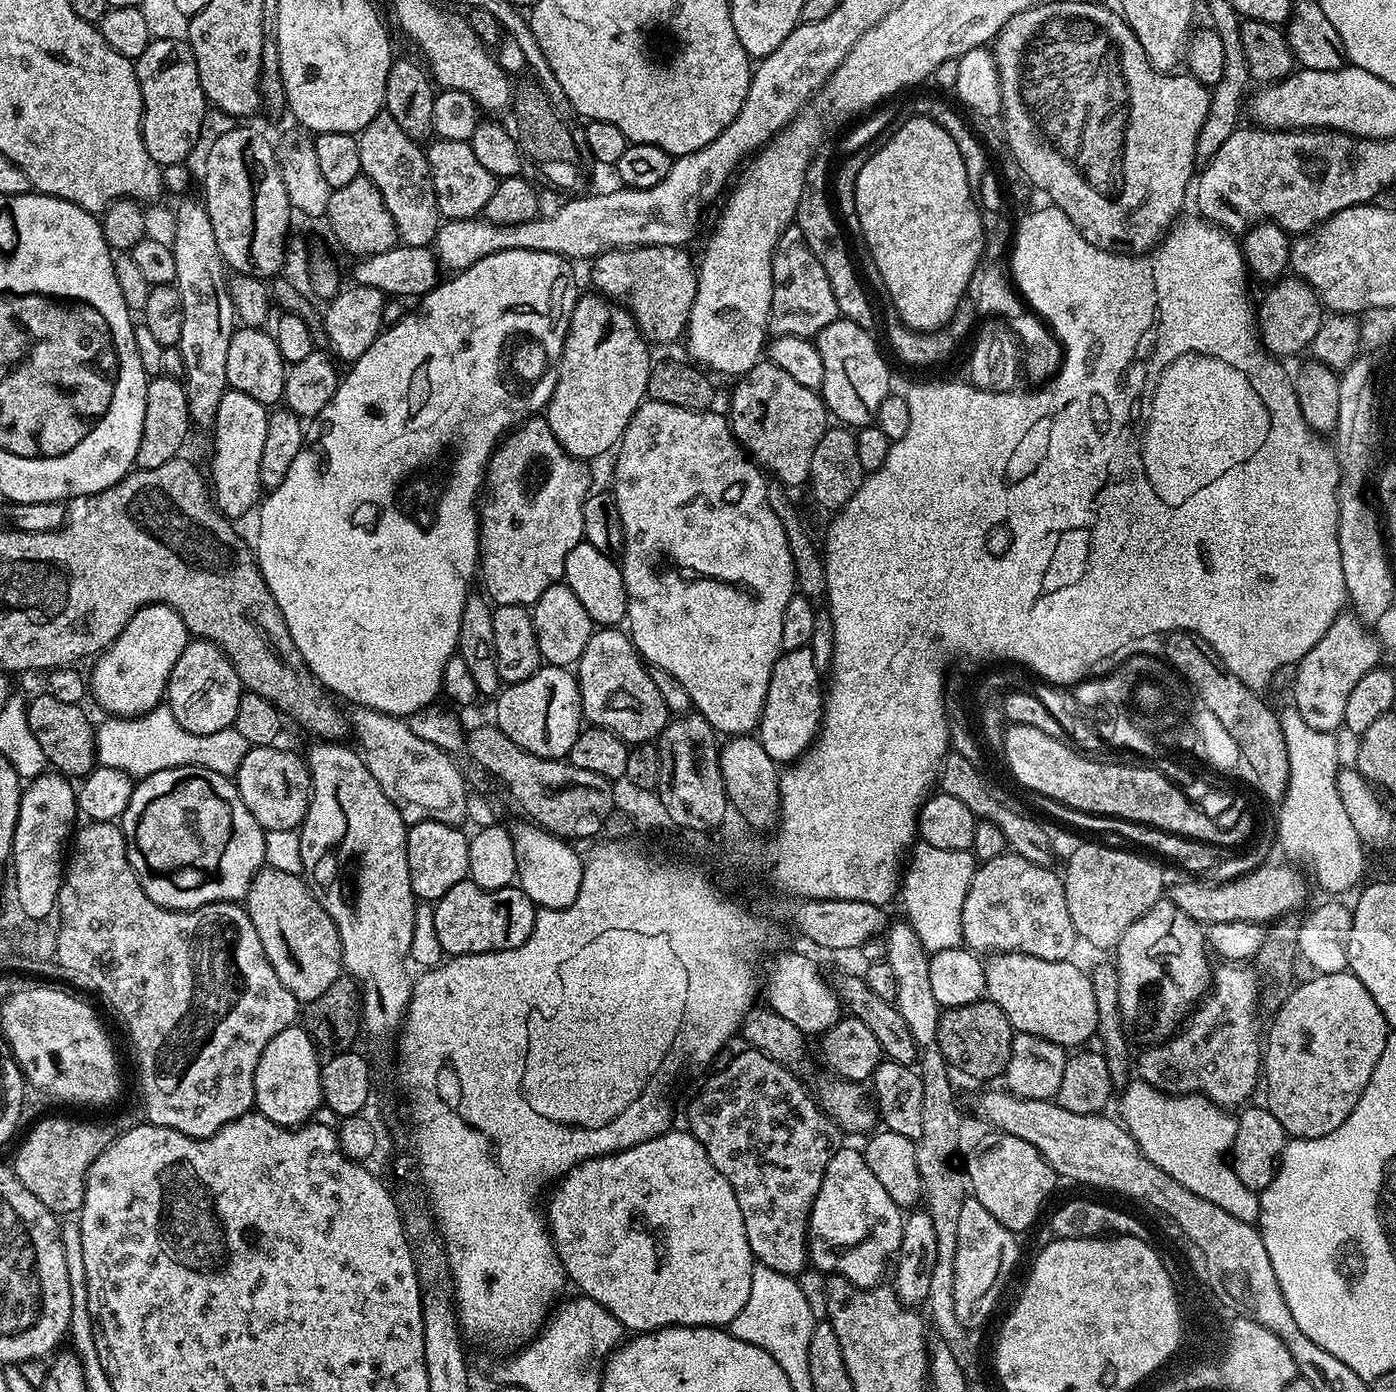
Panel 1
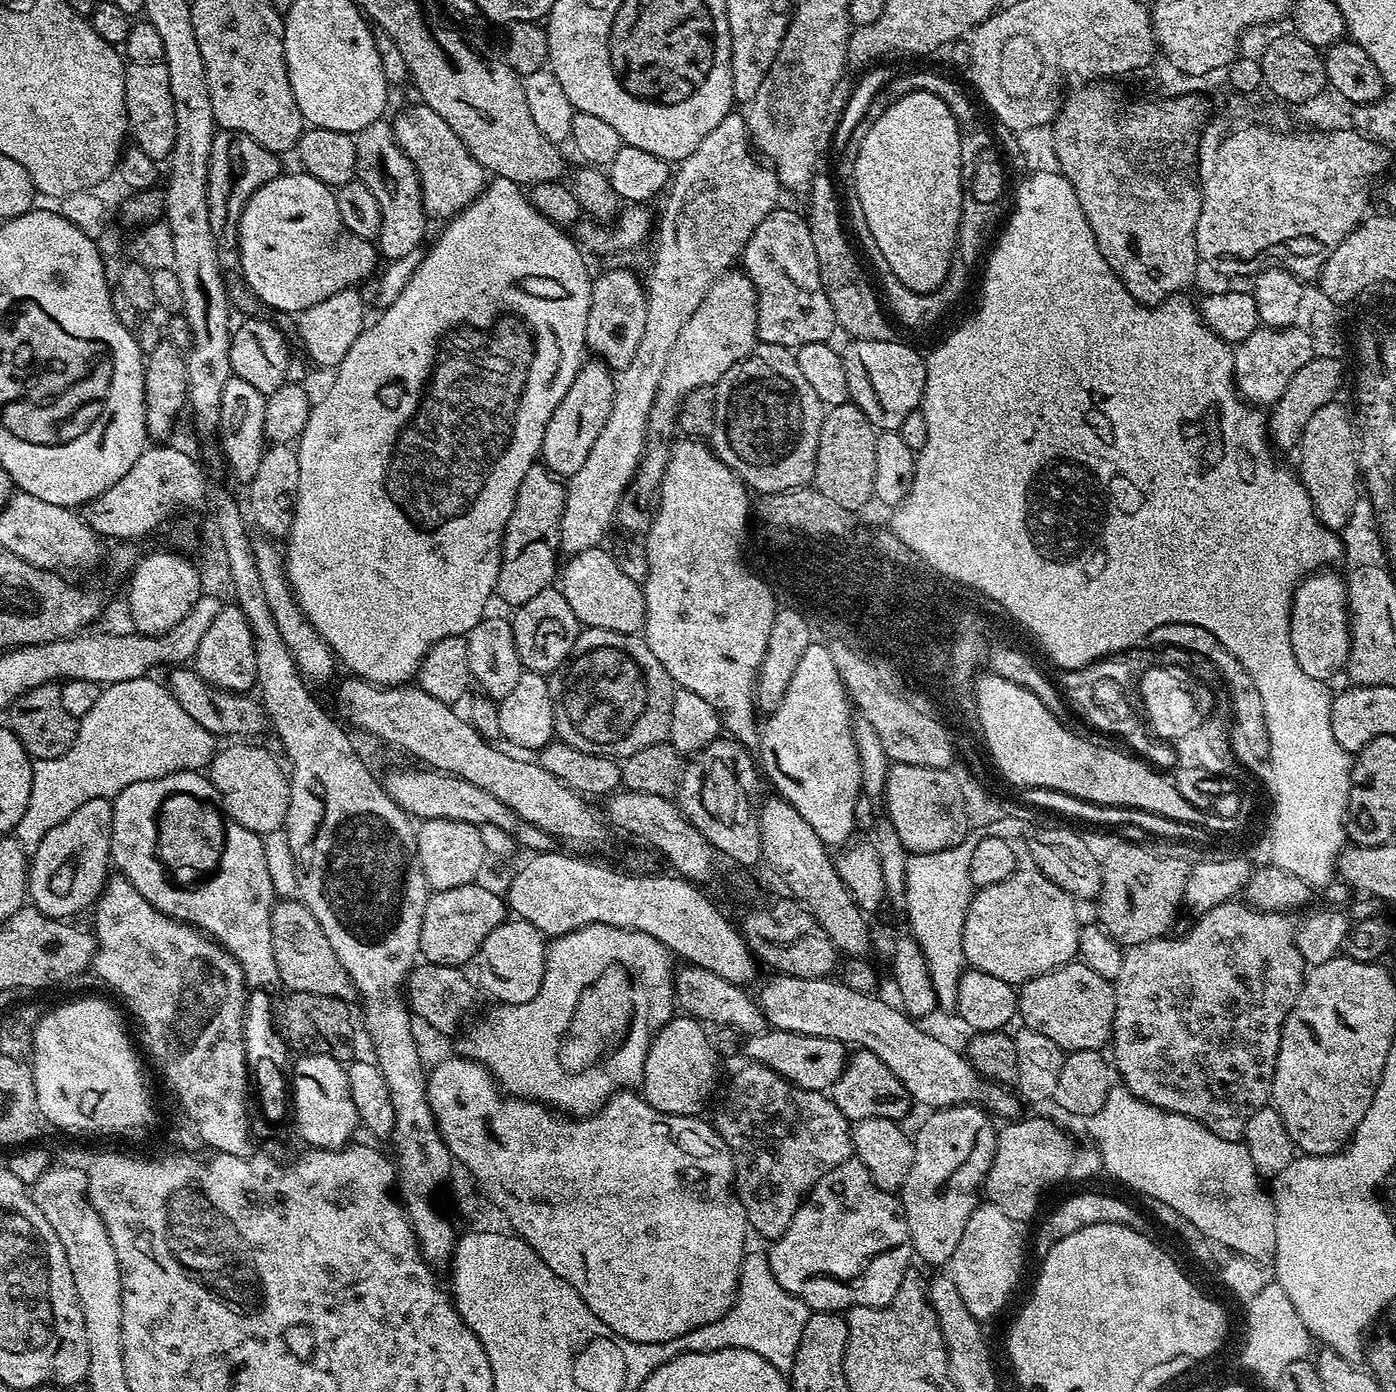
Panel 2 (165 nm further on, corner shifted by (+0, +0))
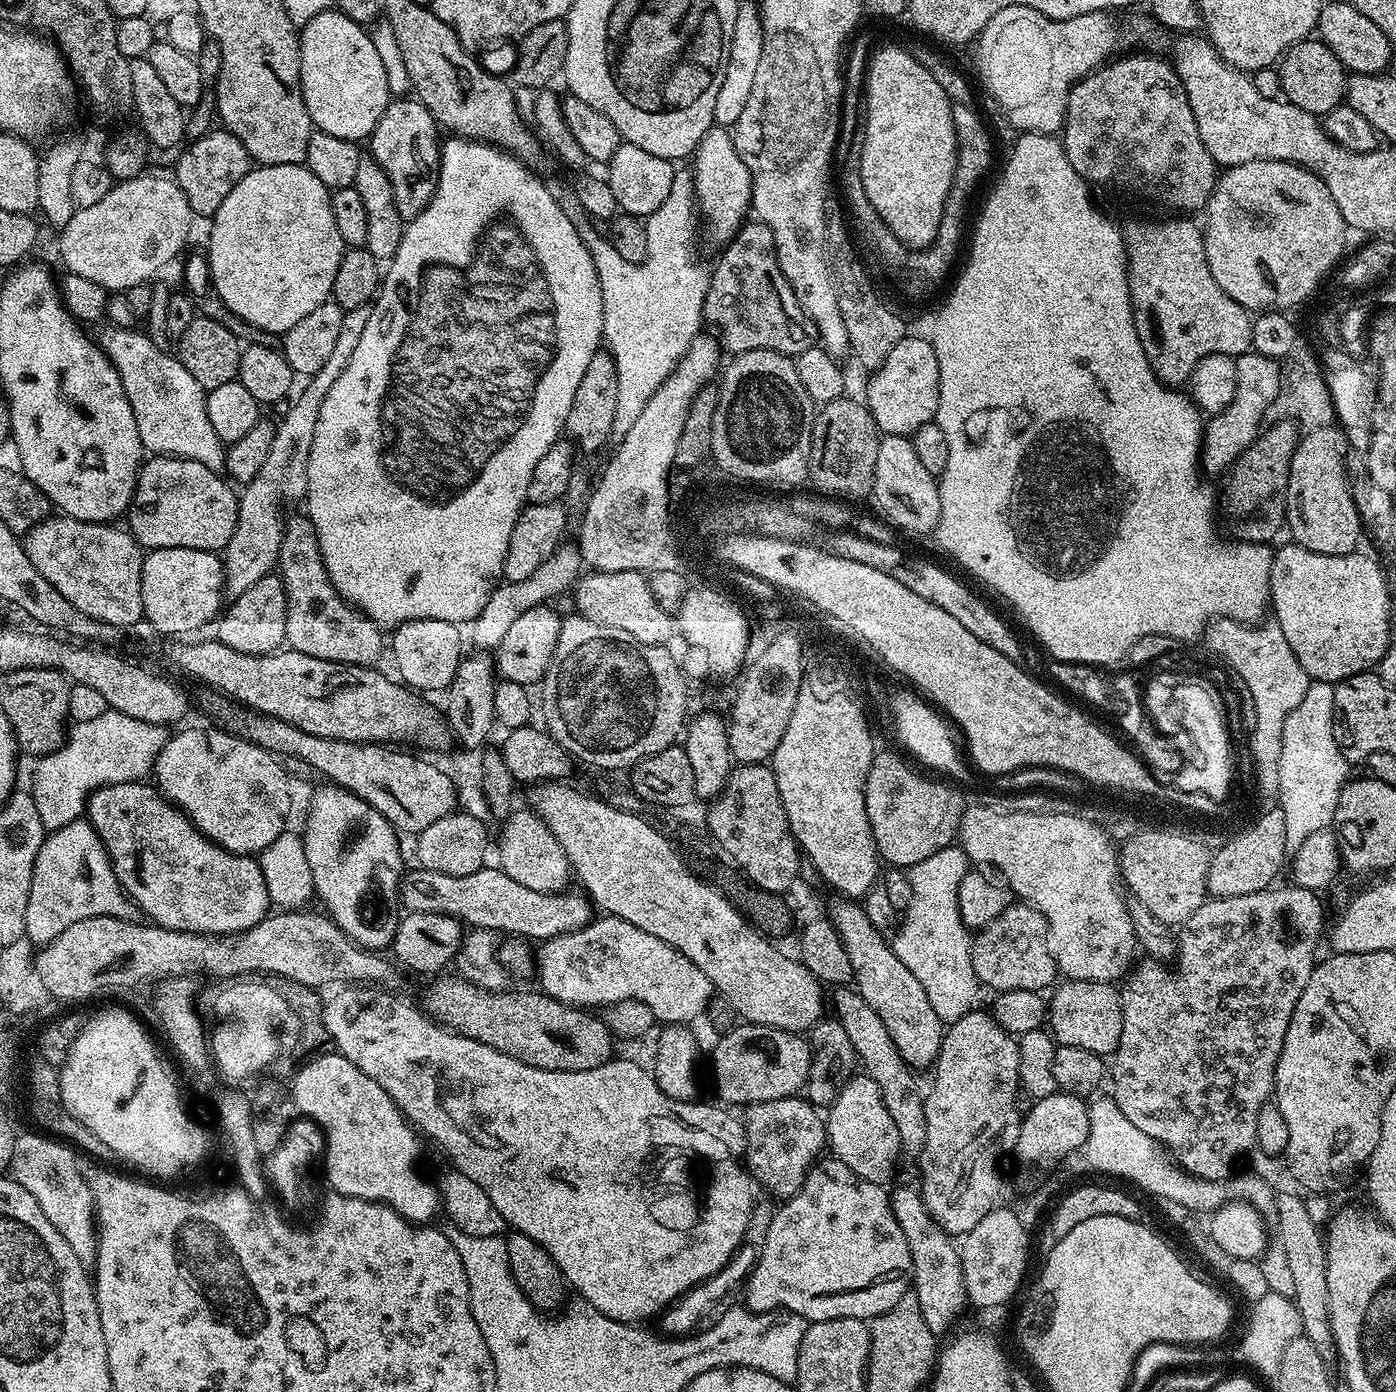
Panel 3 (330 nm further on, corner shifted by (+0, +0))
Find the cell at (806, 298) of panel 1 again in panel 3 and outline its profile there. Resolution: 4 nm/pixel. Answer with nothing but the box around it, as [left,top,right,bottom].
[704,222,817,358]

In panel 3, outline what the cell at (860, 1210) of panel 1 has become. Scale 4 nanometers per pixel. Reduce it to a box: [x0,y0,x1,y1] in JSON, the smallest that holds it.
[742,1158,912,1322]

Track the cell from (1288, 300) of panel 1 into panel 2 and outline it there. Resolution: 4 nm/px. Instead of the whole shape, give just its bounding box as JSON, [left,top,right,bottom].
[1232,327,1313,406]

